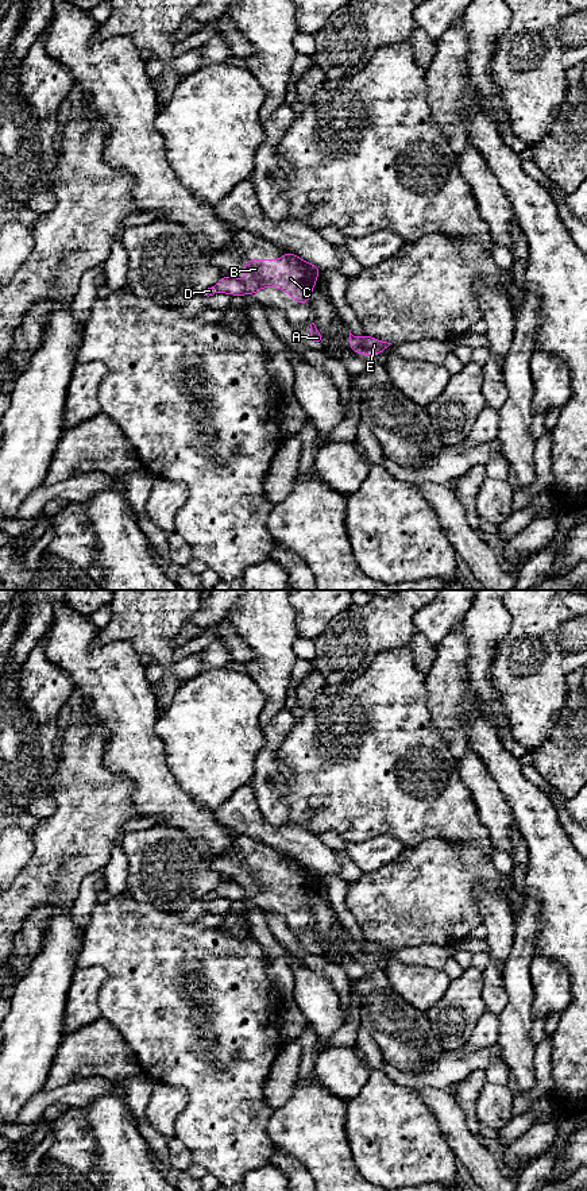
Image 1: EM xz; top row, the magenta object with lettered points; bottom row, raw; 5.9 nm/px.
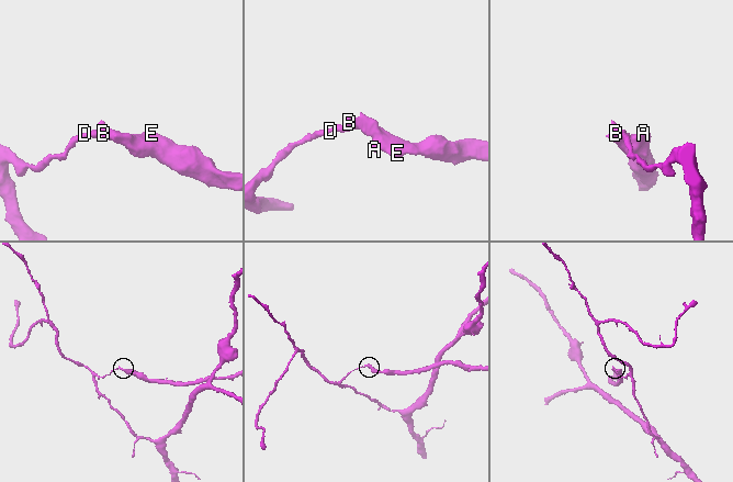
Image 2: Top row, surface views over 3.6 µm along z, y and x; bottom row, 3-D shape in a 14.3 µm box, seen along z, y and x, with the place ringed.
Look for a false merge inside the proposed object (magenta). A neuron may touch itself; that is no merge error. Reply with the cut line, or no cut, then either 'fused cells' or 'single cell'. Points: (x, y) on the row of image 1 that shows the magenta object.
cut xz (242, 282), (247, 293); fused cells

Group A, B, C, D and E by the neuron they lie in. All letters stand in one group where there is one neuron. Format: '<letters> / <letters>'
A B C E / D

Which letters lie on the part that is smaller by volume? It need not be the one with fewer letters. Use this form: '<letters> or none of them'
A, B, C, E

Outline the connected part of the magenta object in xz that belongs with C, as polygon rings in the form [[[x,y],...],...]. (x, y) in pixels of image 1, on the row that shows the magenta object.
[[[285,251],[281,259],[244,261],[244,285],[247,294],[255,294],[263,286],[283,289],[289,297],[308,305],[309,297],[323,270],[296,254]]]

